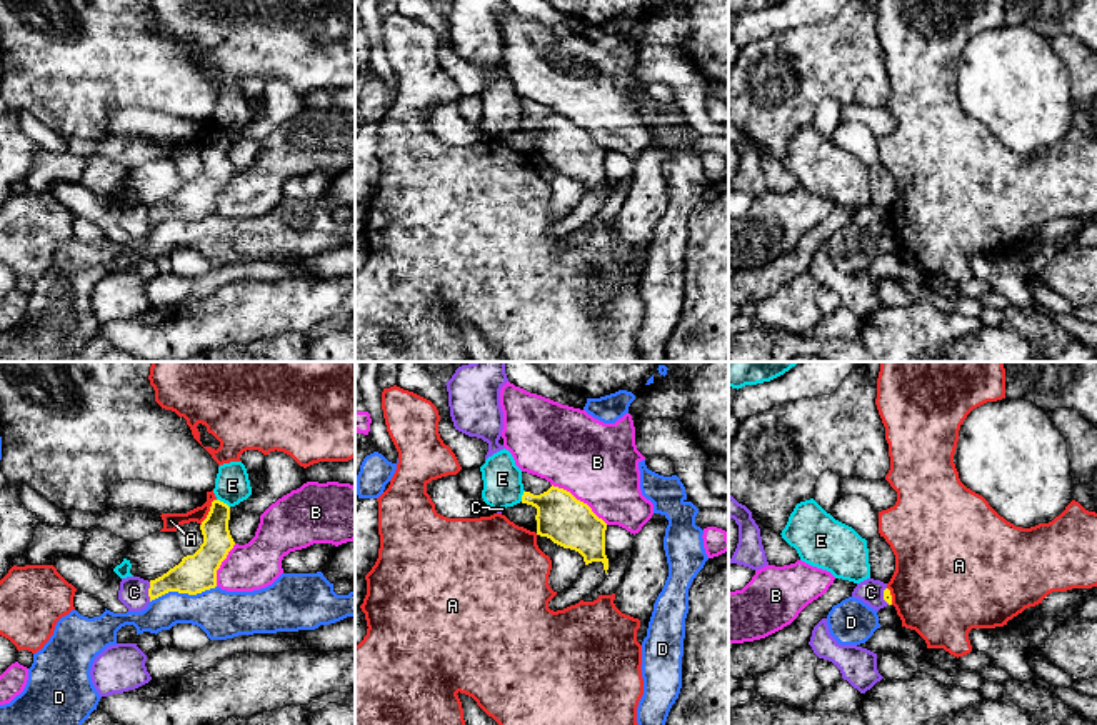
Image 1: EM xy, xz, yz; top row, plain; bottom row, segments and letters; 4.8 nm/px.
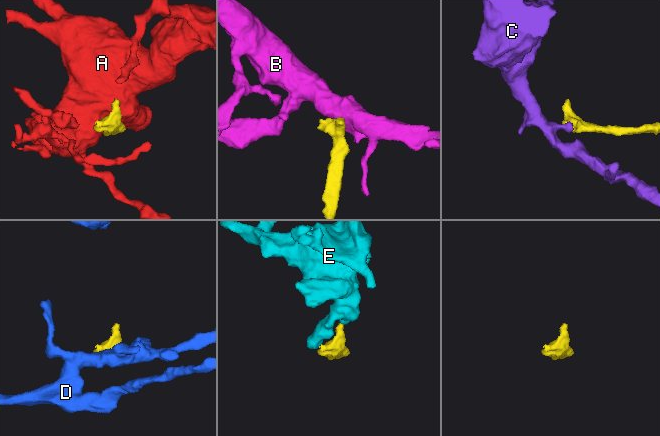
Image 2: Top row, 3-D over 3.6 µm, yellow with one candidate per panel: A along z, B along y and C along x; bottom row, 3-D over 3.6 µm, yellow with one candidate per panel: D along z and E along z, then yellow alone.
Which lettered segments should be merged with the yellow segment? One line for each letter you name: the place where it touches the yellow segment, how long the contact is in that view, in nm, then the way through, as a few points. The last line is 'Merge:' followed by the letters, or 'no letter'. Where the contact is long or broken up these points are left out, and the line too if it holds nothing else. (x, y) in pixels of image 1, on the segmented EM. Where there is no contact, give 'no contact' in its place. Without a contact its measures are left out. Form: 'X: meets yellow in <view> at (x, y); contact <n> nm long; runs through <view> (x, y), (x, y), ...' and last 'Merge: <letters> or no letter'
Merge: no letter

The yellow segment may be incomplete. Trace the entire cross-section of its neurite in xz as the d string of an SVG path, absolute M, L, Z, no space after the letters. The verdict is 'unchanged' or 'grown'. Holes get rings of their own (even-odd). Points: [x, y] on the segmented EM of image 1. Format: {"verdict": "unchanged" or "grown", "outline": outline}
{"verdict": "grown", "outline": "M522 472L522 483L525 490L522 503L537 508L537 535L579 552L585 565L602 562L607 573L607 523L587 503L577 500L567 490L554 487L545 478Z"}

